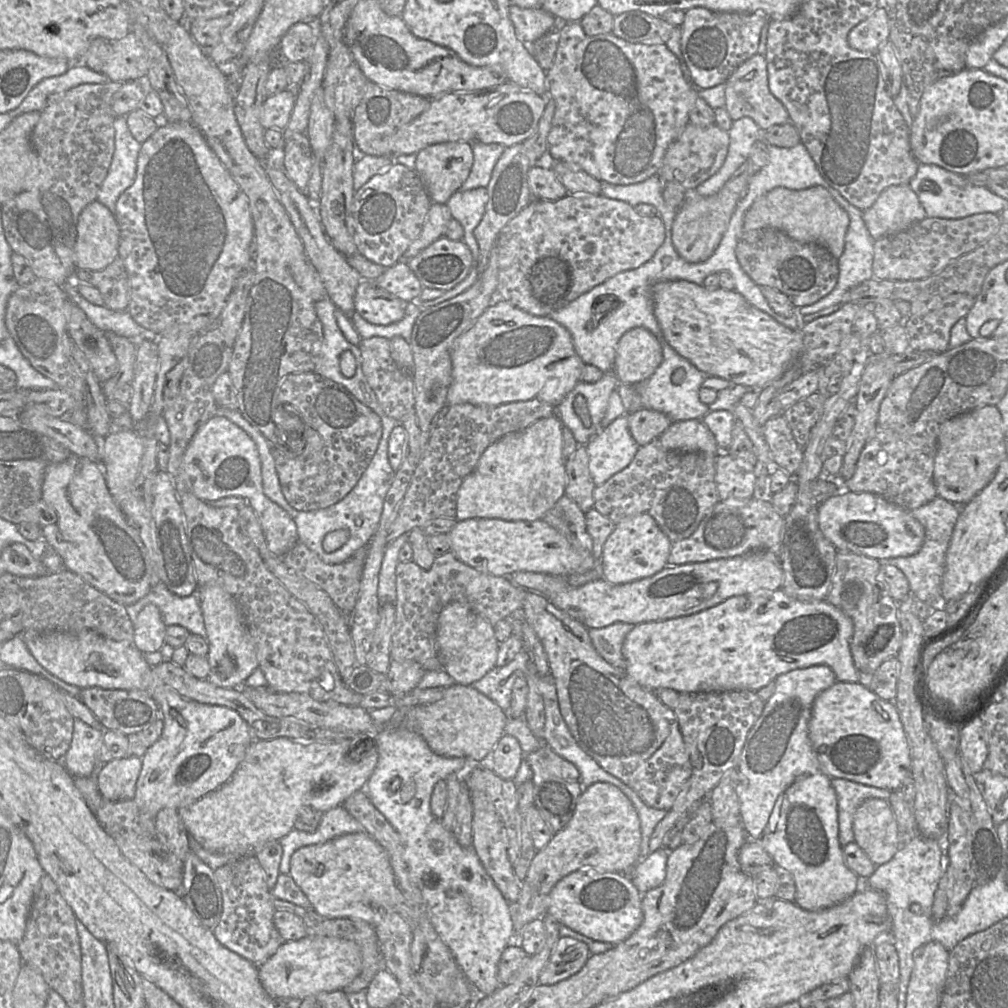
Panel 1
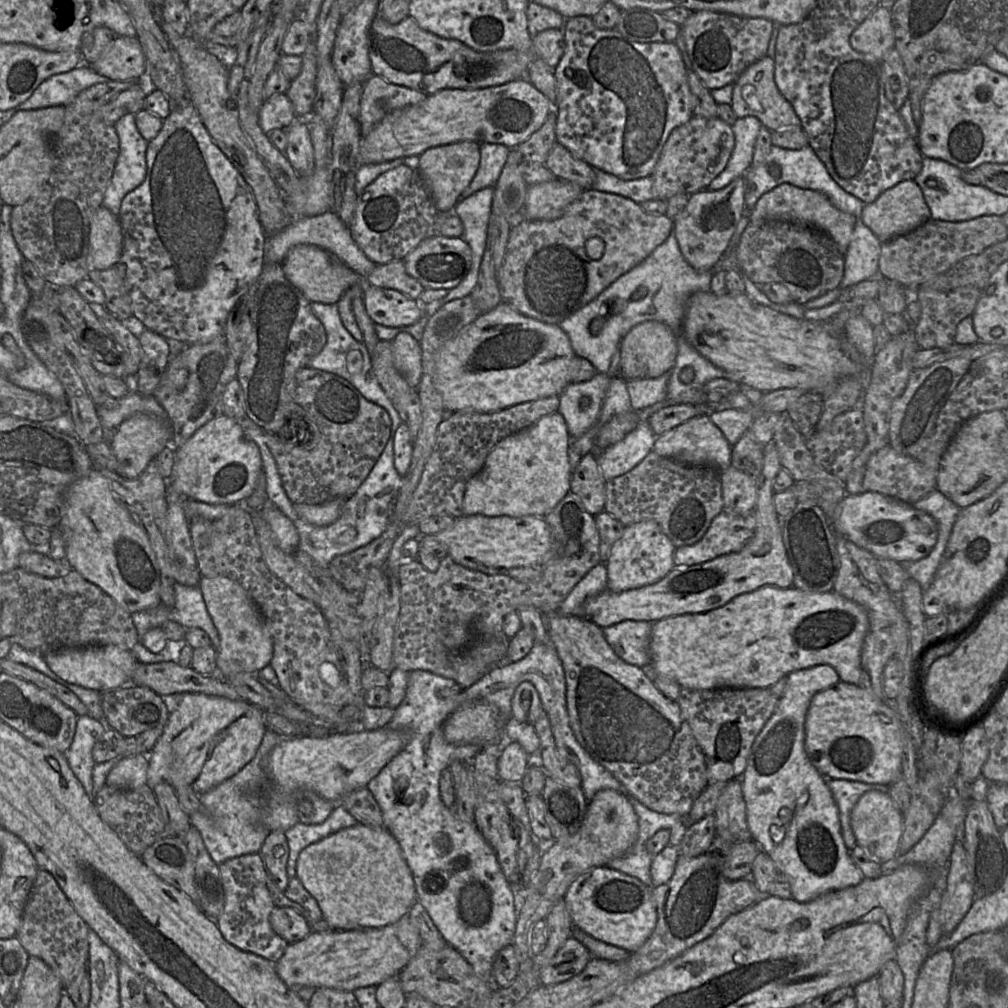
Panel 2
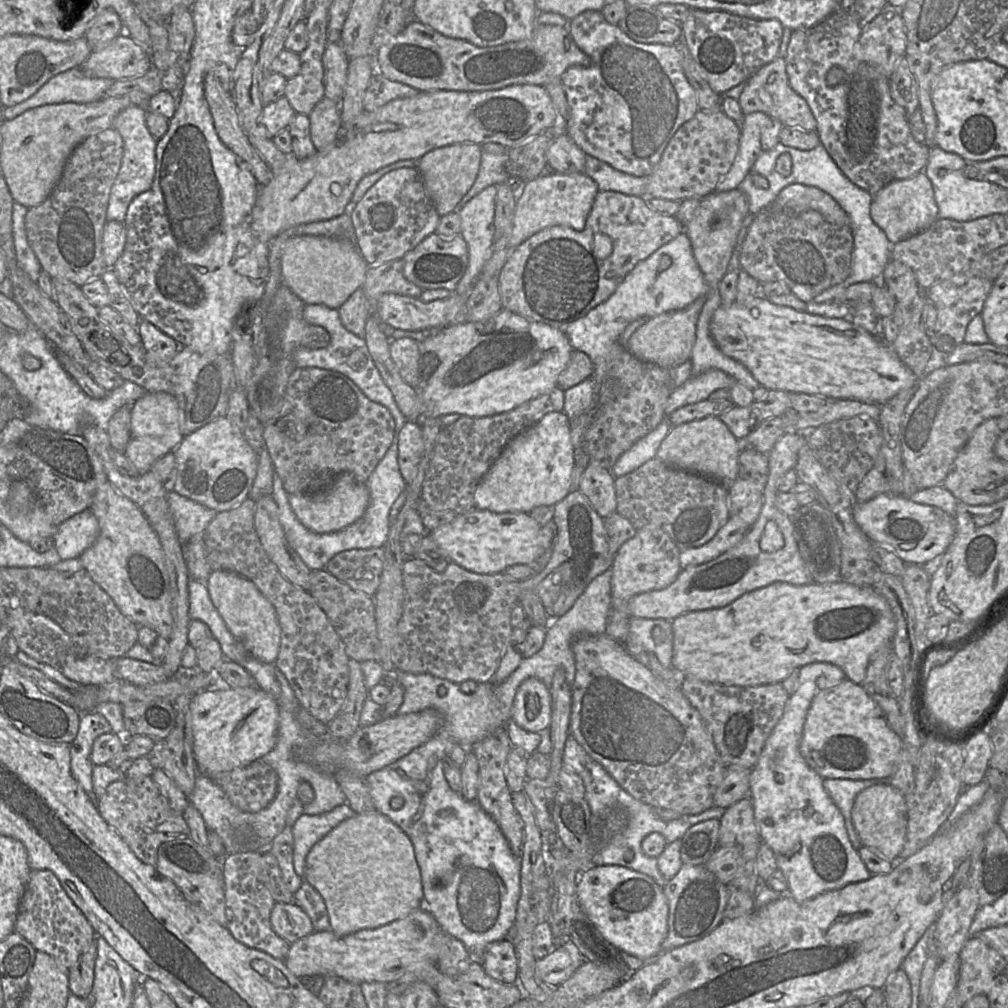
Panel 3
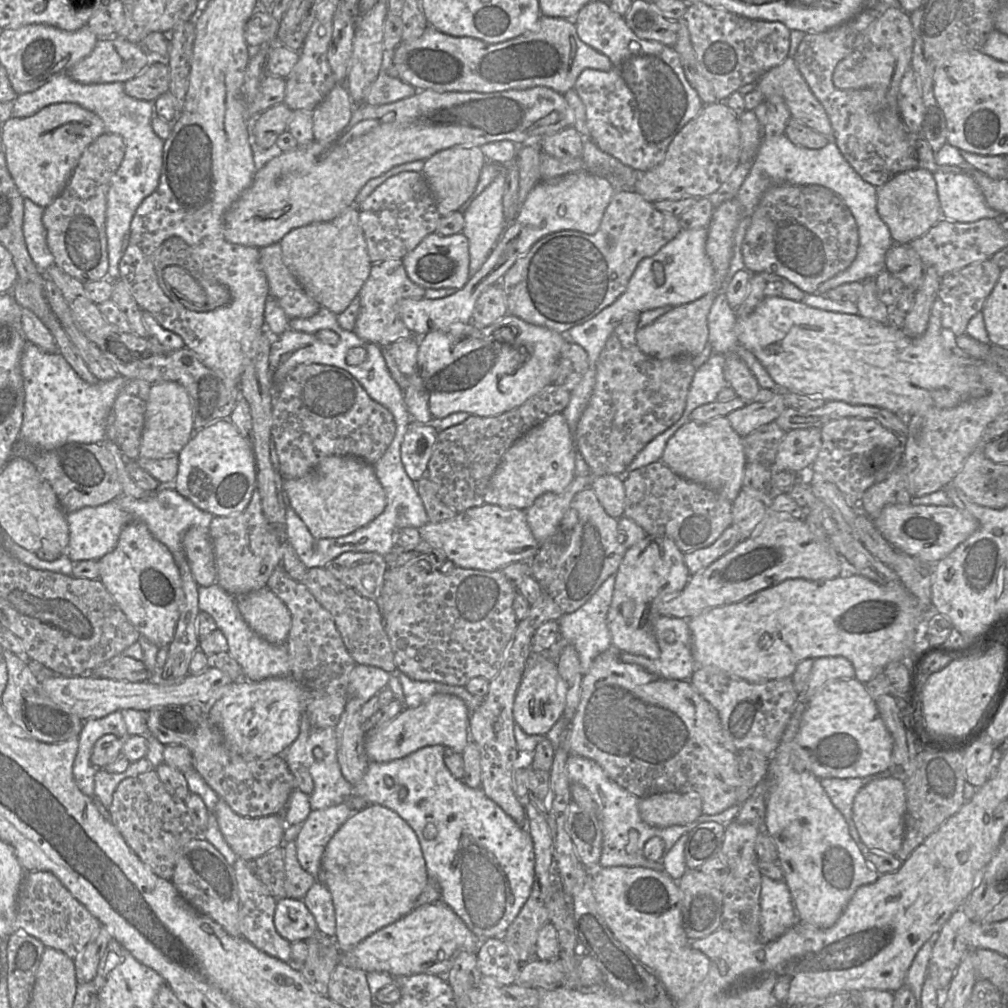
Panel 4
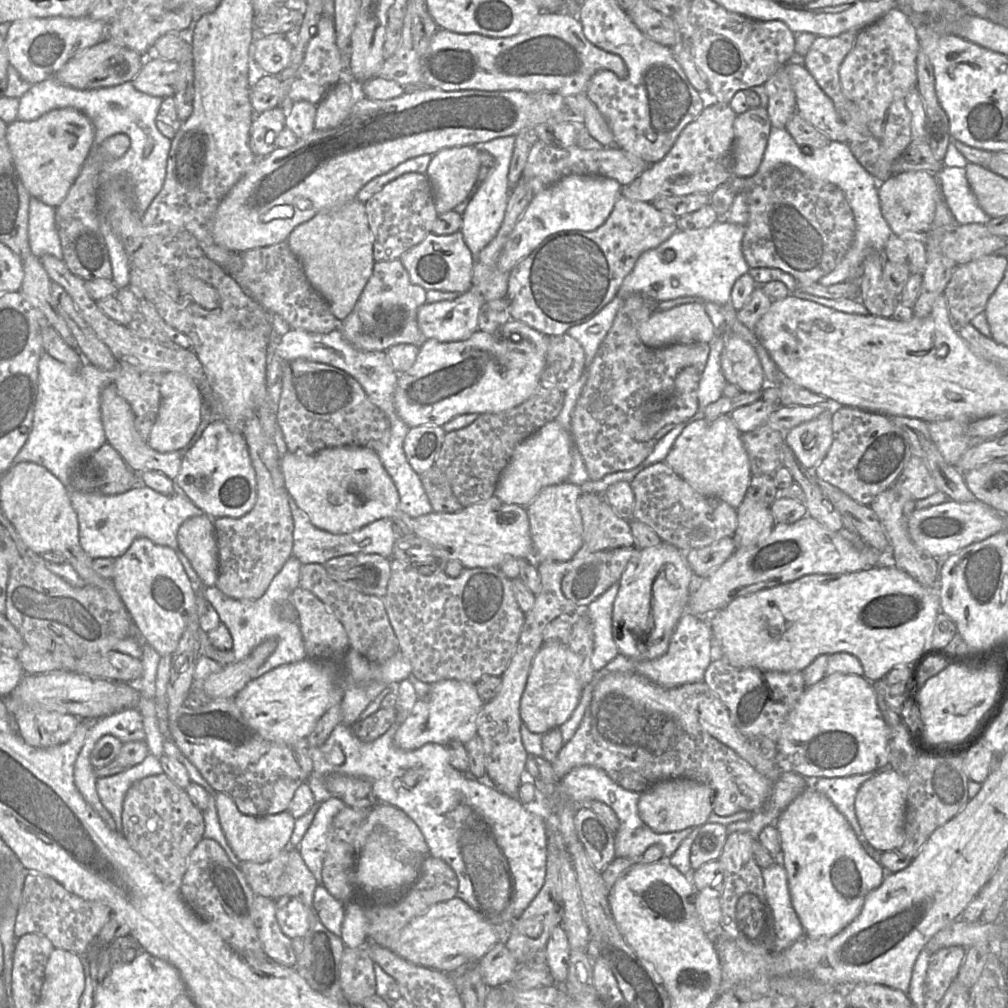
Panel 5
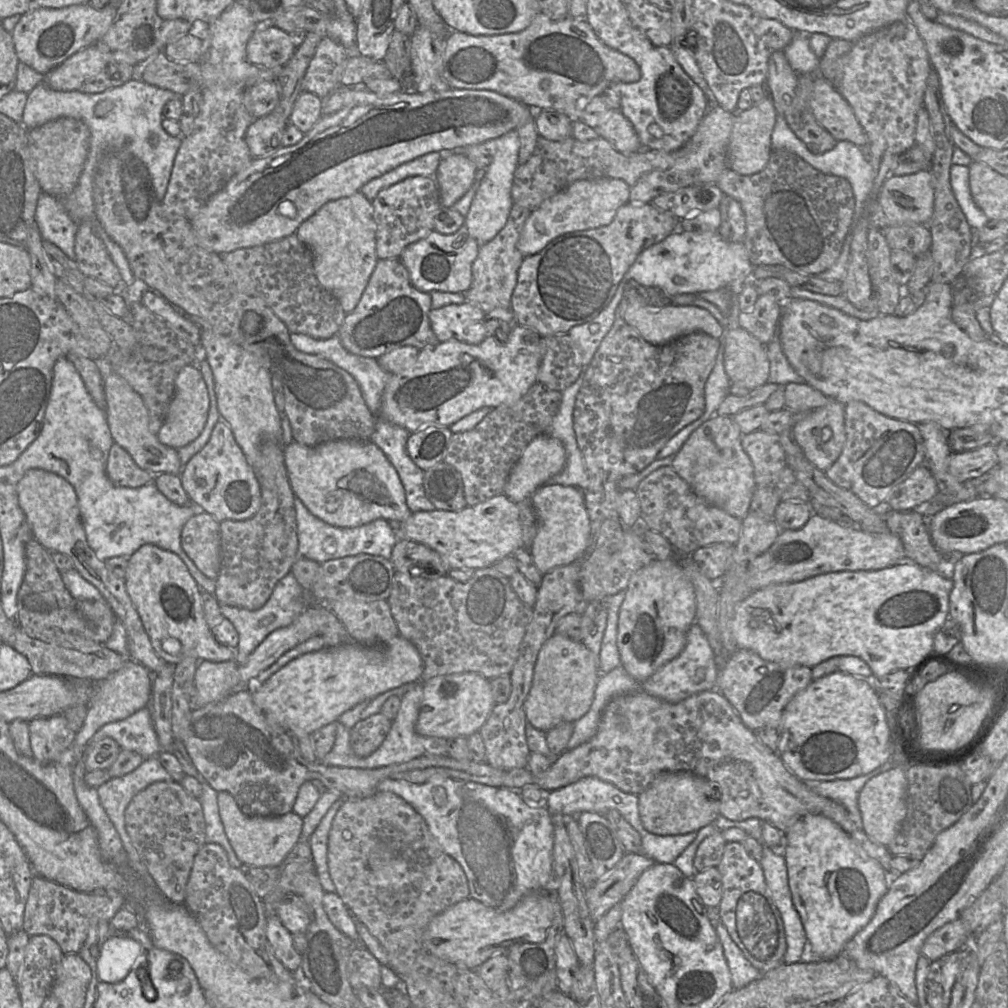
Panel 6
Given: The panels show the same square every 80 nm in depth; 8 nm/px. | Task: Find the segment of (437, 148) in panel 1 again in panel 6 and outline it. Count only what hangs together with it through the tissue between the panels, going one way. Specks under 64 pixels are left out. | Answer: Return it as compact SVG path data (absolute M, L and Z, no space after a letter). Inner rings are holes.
M458 151L443 155L434 175L442 207L451 208L467 192L476 171L476 165Z

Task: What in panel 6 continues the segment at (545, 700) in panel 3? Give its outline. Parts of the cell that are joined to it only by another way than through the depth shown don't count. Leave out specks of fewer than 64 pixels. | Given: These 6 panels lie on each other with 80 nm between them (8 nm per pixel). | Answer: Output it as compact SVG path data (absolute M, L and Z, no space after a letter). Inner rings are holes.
M554 634L537 657L532 685L523 705L527 721L543 732L563 722L574 723L590 710L599 677L598 658L582 642Z

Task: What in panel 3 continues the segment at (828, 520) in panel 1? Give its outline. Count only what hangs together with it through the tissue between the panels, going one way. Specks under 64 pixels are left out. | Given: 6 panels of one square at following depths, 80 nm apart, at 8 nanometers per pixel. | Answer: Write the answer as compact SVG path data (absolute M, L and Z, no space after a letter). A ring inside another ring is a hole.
M883 493L867 502L858 502L853 516L872 543L886 546L906 564L923 565L942 556L956 533L955 517L939 507L917 504L902 495Z

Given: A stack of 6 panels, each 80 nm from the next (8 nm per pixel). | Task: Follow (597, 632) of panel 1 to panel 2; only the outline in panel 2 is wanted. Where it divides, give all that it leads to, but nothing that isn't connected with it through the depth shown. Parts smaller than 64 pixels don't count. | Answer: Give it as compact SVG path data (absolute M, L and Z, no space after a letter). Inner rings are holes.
M625 620L602 629L606 641L620 659L634 666L648 667L651 622Z

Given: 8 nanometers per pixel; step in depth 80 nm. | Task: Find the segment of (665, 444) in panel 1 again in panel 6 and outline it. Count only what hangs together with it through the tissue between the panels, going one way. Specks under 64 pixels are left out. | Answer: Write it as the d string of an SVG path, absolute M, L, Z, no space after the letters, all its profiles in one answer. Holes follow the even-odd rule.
M715 414L695 429L674 455L671 467L697 496L708 503L740 520L750 511L757 485L752 463L742 447L742 433L732 416Z

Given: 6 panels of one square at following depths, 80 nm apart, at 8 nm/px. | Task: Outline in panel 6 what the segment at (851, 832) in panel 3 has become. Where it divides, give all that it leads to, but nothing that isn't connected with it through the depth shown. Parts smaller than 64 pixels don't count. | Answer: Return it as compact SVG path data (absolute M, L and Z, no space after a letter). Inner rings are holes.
M891 754L886 763L865 775L851 779L805 782L819 795L831 799L845 807L850 819L854 822L857 828L863 829L861 813L858 808L858 796L861 789L872 777L896 767L897 766L894 764Z

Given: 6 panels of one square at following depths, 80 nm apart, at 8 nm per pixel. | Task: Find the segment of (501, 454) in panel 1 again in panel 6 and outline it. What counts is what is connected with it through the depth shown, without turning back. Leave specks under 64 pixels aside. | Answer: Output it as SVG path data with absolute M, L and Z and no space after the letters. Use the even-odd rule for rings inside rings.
M545 432L535 437L512 468L503 494L516 503L528 500L566 464L562 442Z

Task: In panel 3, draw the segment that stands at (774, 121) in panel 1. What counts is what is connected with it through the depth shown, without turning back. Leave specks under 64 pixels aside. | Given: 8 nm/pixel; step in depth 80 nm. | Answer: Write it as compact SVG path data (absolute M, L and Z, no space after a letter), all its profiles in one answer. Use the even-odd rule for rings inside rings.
M779 55L762 66L745 82L738 102L744 115L760 111L769 117L778 119L783 126L816 132L816 119L806 100L790 86L785 59Z

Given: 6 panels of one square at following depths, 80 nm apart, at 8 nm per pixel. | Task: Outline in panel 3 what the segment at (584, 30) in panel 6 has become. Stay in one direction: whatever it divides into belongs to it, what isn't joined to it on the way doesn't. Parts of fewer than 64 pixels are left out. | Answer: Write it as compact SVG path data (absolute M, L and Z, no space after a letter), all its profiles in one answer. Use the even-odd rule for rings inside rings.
M411 19L404 30L393 37L381 37L376 34L373 37L373 47L374 47L374 59L375 59L375 67L376 72L381 73L384 77L391 81L399 82L402 84L406 84L417 89L419 92L431 92L436 90L451 90L451 91L488 91L488 90L499 90L501 88L511 86L511 85L522 85L522 84L530 84L530 85L548 85L552 82L560 81L563 73L571 66L588 66L590 65L590 58L583 51L581 51L575 42L573 41L568 26L556 26L556 25L541 25L537 26L534 34L531 38L505 43L499 46L494 47L477 47L470 42L461 39L448 38L433 30L429 26L418 22L417 20Z

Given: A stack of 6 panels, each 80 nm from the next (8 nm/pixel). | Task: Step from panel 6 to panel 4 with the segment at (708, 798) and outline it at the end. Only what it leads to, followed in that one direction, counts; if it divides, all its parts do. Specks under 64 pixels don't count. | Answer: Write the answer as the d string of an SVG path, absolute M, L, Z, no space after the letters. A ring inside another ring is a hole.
M667 792L640 799L638 808L645 823L666 828L697 820L702 815L702 800L696 792Z

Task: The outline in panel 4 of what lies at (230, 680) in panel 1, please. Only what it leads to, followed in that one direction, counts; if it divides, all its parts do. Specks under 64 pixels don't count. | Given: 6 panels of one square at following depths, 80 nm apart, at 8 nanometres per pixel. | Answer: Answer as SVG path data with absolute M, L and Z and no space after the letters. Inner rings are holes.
M260 590L235 596L237 608L248 626L271 644L285 643L291 628L291 614L271 590Z

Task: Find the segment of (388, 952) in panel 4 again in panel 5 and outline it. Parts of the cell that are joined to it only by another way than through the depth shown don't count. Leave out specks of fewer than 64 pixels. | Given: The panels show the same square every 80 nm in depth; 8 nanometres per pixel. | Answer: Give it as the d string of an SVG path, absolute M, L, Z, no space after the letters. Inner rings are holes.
M459 898L437 903L425 913L410 921L392 940L388 949L408 962L452 974L456 969L478 961L496 944L505 943L514 930L538 938L543 930L543 917L514 922L491 924L478 915L469 905Z

